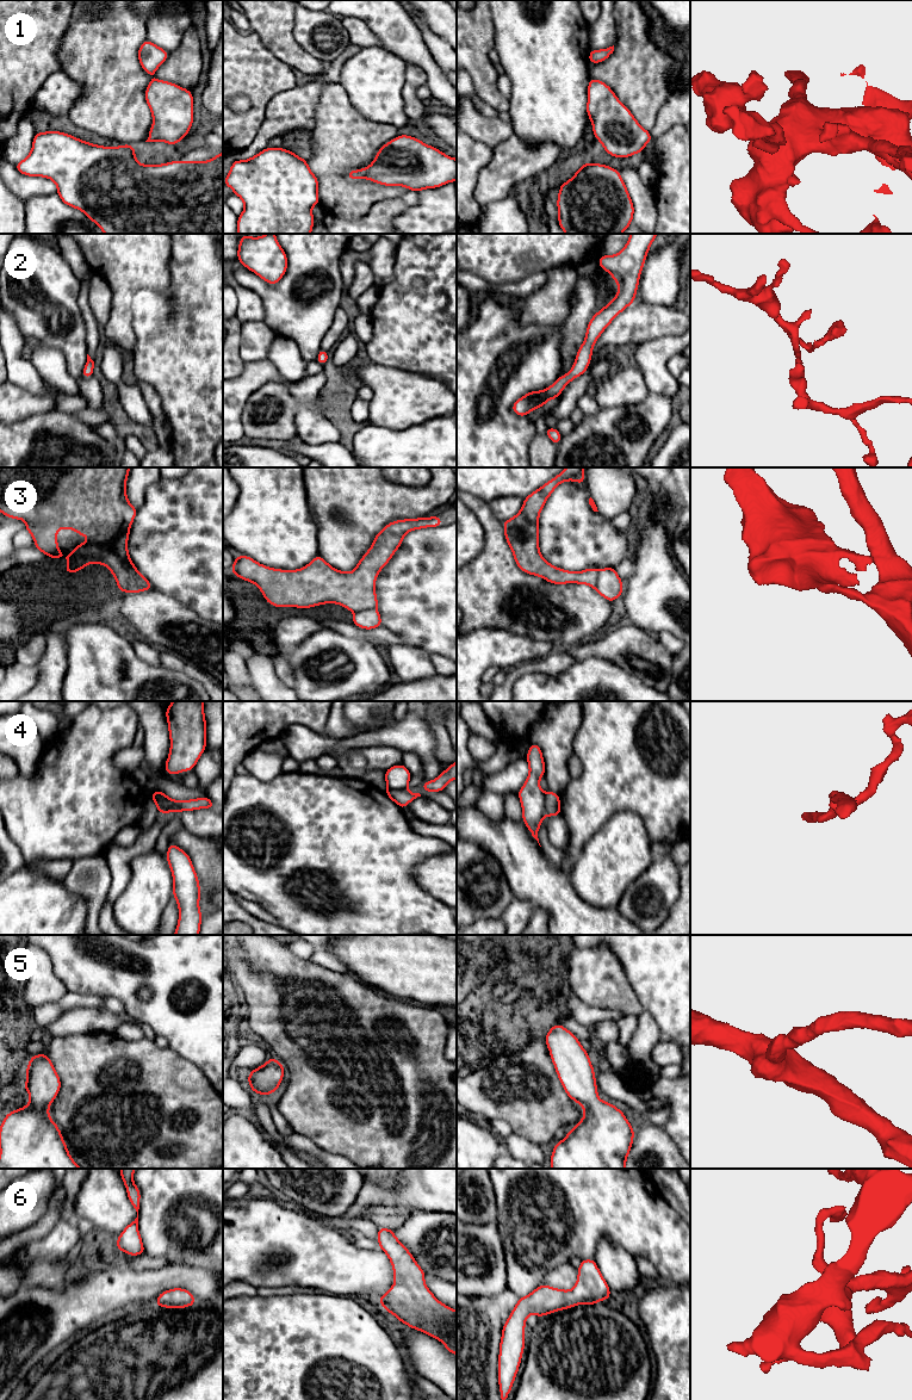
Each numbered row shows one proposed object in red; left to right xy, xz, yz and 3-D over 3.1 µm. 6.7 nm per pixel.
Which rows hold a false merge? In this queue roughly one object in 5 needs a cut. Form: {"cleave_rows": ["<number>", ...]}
{"cleave_rows": ["3", "4"]}

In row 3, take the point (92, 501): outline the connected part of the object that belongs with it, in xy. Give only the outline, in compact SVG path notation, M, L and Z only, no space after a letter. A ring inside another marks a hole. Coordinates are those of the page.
M0 467L0 513L11 519L24 520L35 540L35 549L50 556L51 559L66 557L66 574L79 572L88 563L103 564L114 576L118 591L128 593L129 580L139 571L135 568L129 552L128 538L137 509L128 501L126 481L130 467ZM57 529L74 529L77 534L89 535L85 541L72 550L72 556L62 553L57 545Z

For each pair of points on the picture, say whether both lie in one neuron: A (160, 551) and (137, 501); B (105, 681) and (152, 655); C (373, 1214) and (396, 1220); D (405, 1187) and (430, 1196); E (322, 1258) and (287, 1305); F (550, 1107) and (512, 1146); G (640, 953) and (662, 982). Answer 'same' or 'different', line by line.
A: different
B: different
C: same
D: same
E: different
F: different
G: same

